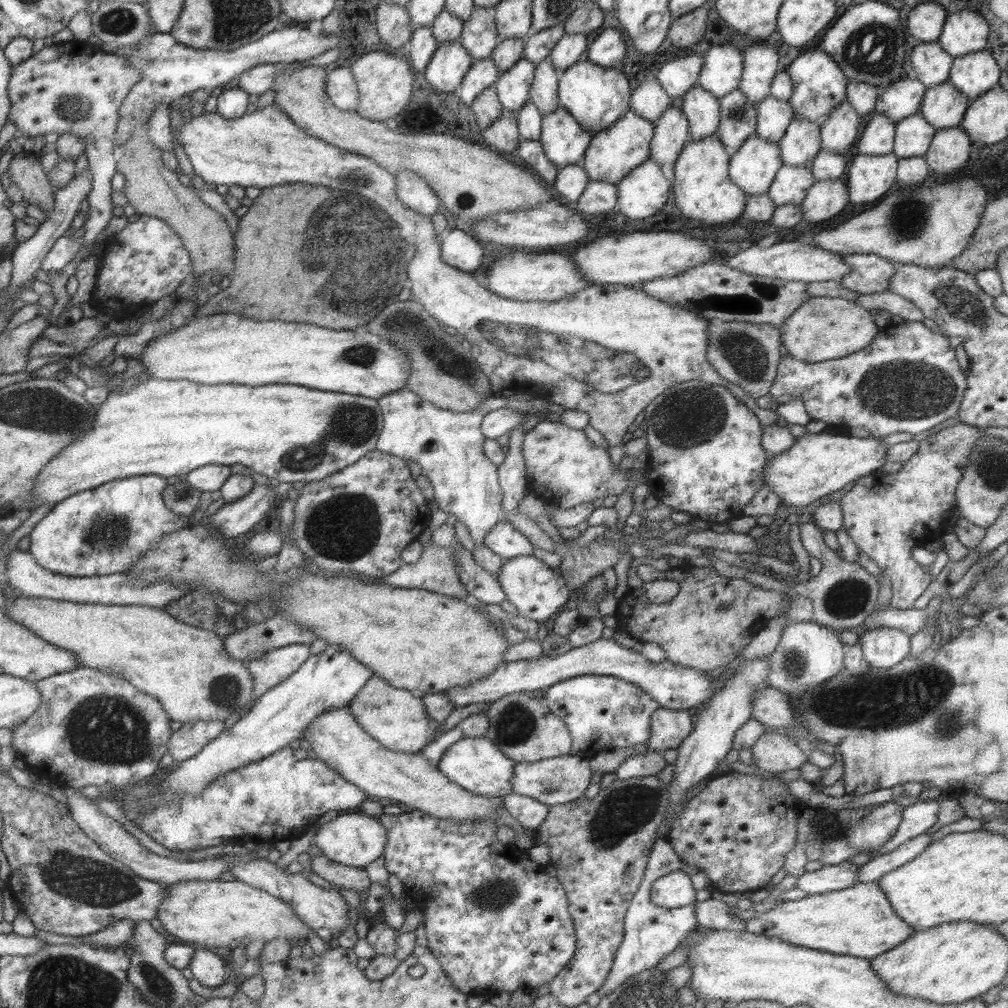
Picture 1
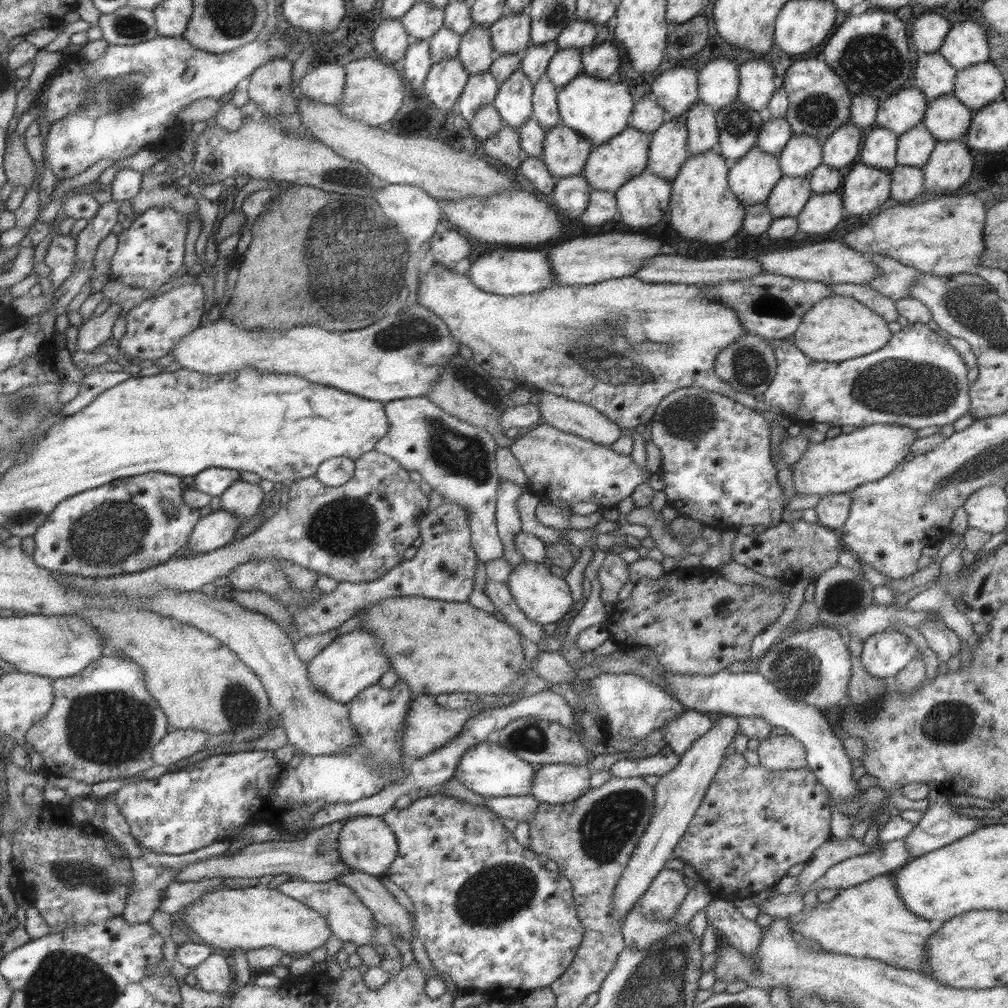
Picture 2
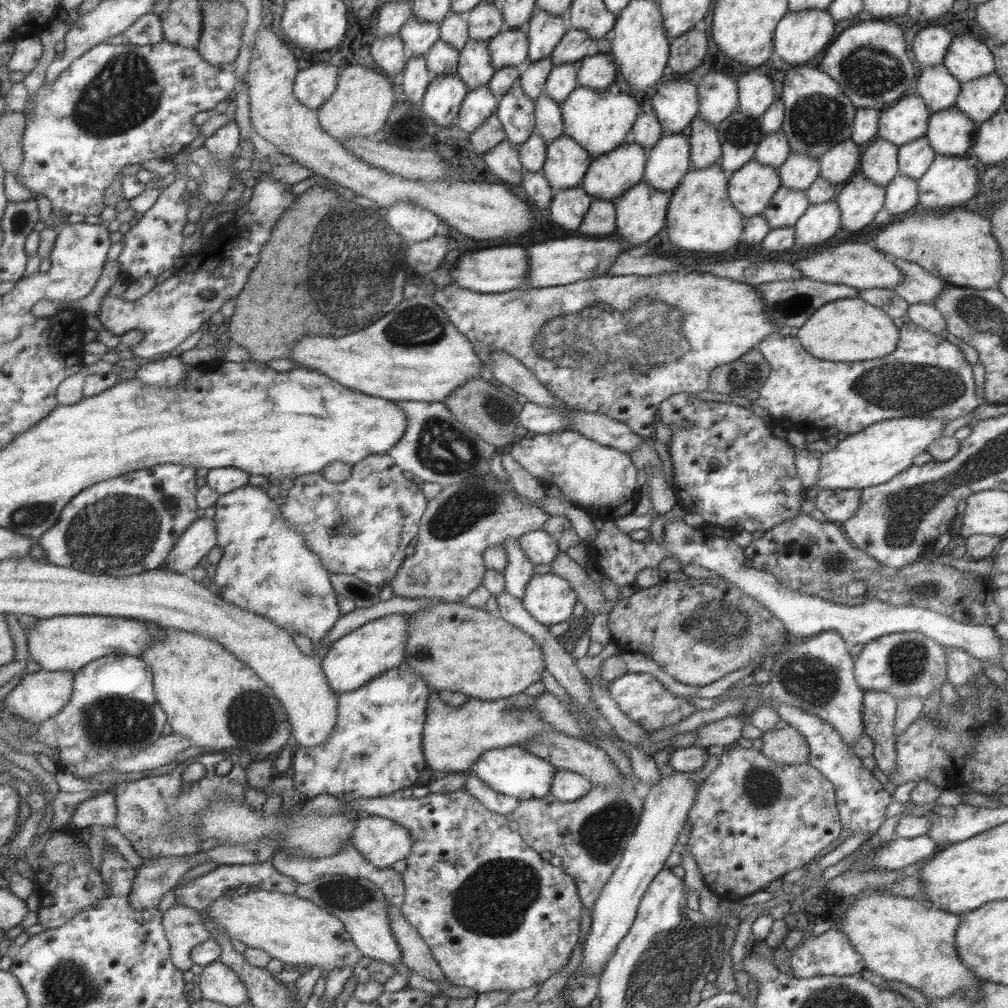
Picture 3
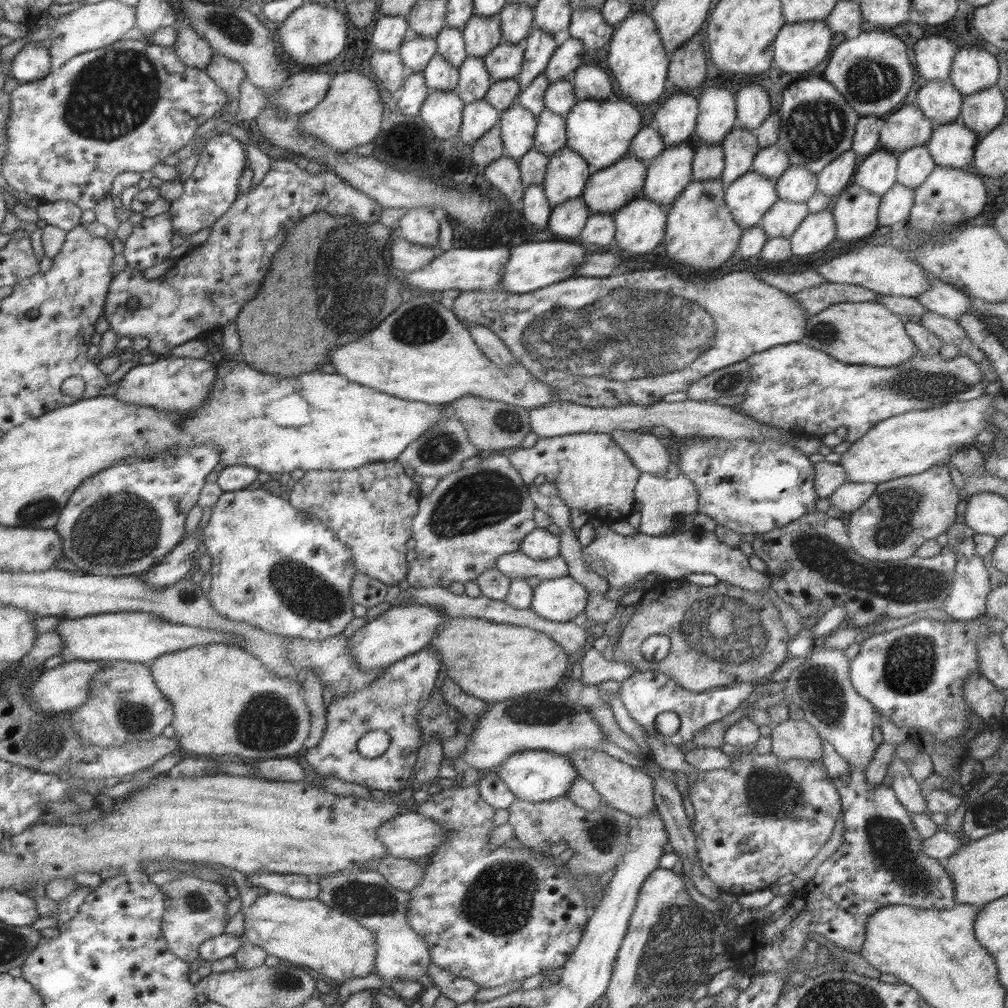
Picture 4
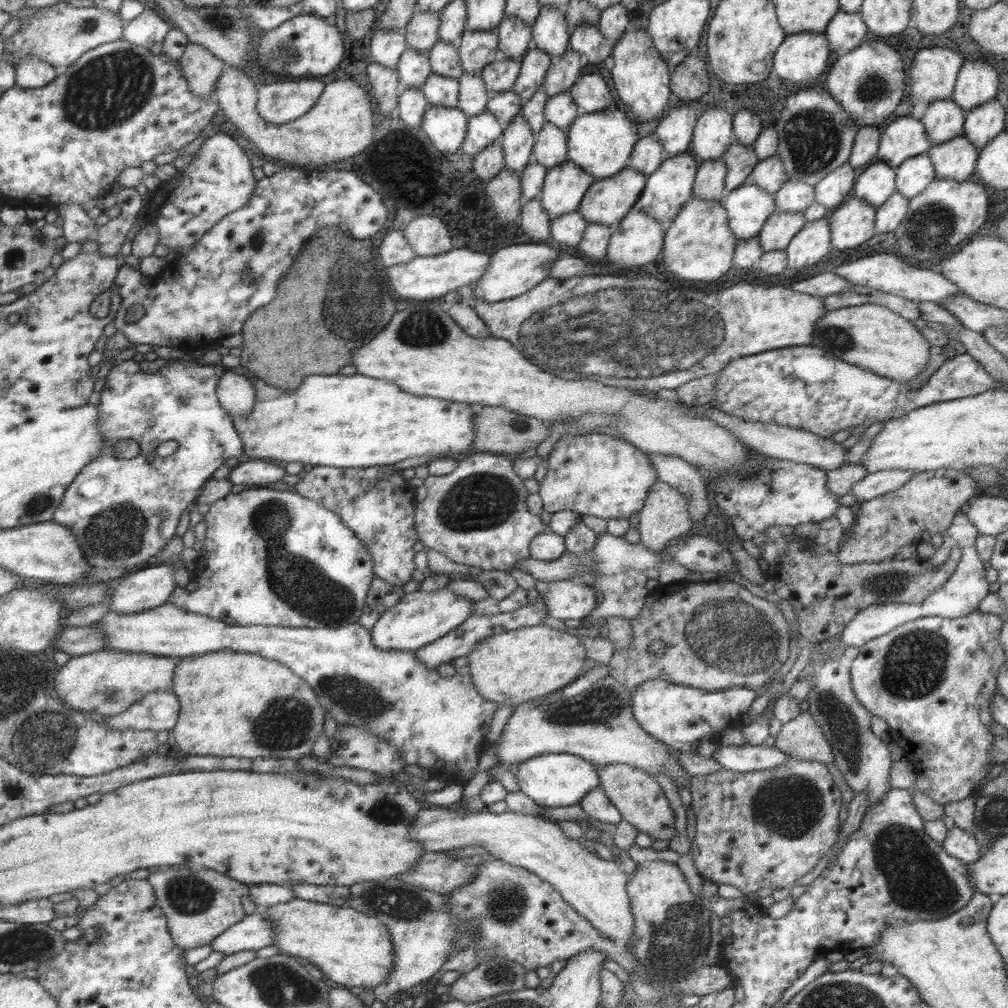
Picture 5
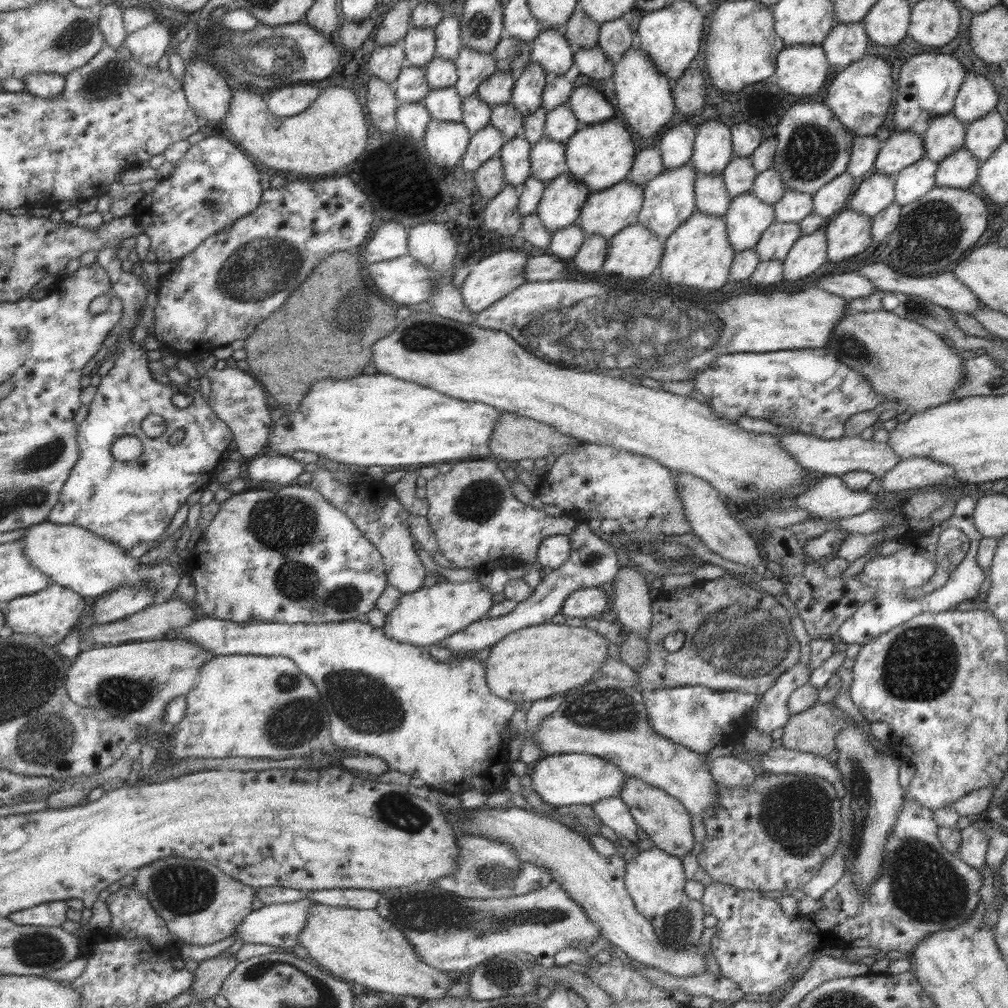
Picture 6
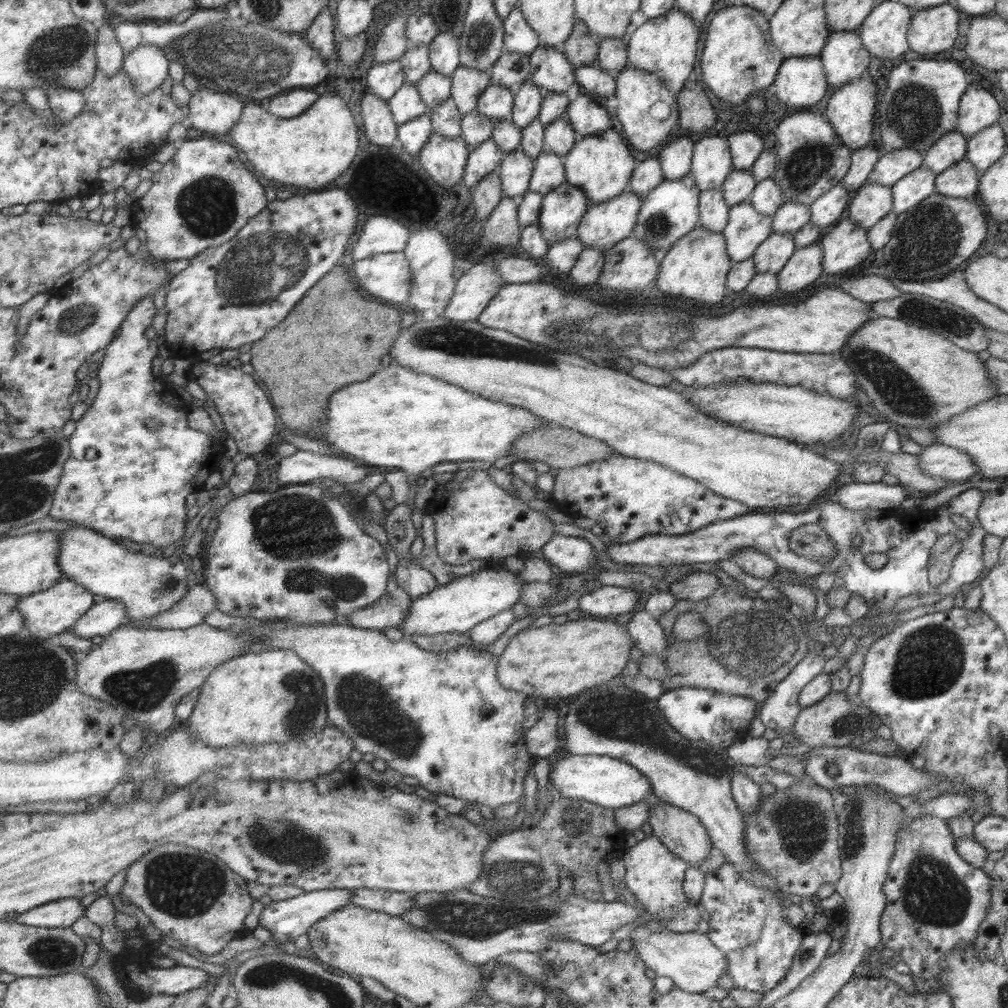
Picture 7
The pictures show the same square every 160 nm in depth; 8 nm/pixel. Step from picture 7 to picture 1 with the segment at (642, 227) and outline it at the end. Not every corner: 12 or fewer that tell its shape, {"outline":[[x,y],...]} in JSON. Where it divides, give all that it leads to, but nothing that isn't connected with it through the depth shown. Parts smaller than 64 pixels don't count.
{"outline":[[678,104],[667,106],[653,124],[650,158],[674,164],[690,142]]}

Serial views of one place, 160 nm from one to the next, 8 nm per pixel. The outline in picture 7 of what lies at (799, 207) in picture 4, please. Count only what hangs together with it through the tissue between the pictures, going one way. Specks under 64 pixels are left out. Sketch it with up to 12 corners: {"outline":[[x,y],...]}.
{"outline":[[772,232],[755,248],[757,273],[777,274],[795,250],[791,233]]}

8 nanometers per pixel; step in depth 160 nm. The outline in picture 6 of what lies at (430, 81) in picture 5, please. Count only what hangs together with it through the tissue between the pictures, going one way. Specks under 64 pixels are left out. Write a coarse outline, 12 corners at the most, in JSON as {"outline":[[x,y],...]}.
{"outline":[[454,86],[429,89],[421,104],[430,119],[462,122]]}

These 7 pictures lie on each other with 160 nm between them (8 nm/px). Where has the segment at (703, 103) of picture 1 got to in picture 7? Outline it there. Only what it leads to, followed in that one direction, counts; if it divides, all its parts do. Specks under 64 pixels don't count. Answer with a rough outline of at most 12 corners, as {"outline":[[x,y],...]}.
{"outline":[[721,187],[700,191],[701,226],[721,233],[729,207]]}

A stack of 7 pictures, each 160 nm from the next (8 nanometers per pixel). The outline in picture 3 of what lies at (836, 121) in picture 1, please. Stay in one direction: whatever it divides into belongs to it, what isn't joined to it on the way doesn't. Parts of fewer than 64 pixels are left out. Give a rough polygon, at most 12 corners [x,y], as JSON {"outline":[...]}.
{"outline":[[850,139],[817,158],[819,177],[833,185],[857,172],[862,148]]}

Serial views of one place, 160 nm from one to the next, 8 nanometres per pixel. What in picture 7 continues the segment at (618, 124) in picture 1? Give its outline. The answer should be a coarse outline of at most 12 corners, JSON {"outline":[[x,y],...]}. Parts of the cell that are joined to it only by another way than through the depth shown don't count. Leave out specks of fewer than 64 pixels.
{"outline":[[621,191],[583,213],[575,236],[603,252],[632,234],[641,196]]}

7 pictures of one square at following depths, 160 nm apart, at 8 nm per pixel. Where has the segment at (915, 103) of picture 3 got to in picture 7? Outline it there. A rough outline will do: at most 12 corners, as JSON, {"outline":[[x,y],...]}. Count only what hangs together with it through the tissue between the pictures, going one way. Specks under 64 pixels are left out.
{"outline":[[915,148],[887,150],[867,183],[891,187],[921,164]]}

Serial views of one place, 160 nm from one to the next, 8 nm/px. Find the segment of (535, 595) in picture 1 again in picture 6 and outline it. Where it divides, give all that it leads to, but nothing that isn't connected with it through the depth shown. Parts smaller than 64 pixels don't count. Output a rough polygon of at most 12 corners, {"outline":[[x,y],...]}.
{"outline":[[599,587],[571,592],[560,614],[596,618],[608,594]]}

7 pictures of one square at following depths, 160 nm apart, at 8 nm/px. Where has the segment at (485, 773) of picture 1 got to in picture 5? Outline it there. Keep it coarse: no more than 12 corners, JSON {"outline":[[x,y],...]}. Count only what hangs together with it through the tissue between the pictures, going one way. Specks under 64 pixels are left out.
{"outline":[[567,753],[514,765],[519,792],[542,807],[579,804],[597,765]]}

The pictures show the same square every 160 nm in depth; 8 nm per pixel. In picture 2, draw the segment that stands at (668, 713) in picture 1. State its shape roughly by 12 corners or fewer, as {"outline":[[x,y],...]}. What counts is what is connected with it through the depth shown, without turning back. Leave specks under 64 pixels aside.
{"outline":[[685,709],[659,730],[680,755],[713,726],[702,712]]}

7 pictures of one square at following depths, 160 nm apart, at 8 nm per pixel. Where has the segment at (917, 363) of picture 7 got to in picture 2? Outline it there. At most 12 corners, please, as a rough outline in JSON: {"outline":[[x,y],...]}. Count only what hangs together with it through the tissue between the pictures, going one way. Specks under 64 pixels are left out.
{"outline":[[831,294],[805,312],[791,341],[811,360],[875,352],[886,320]]}

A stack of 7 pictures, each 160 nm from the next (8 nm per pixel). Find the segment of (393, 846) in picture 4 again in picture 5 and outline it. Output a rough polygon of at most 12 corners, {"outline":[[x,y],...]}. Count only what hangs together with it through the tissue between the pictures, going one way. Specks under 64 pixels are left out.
{"outline":[[417,811],[425,853],[481,846],[525,868],[603,936],[632,939],[628,874],[553,820]]}

